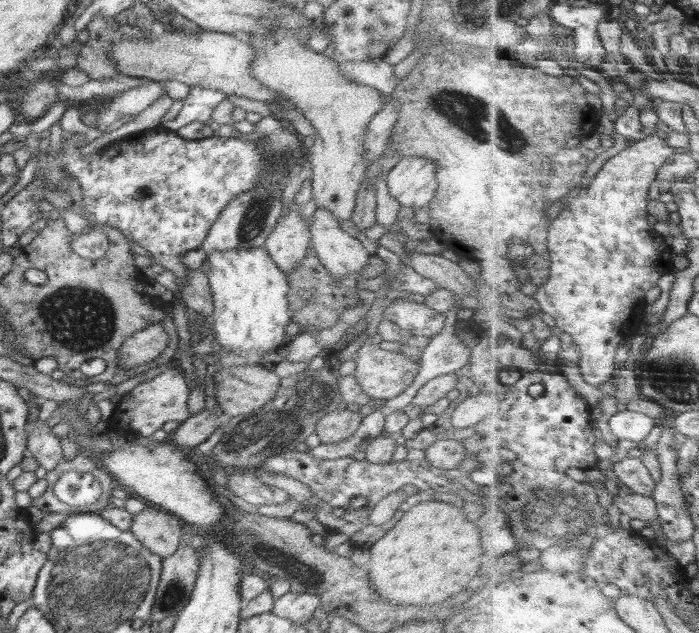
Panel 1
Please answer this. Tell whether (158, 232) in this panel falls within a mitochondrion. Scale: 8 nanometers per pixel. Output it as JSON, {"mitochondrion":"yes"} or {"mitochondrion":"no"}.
{"mitochondrion":"no"}

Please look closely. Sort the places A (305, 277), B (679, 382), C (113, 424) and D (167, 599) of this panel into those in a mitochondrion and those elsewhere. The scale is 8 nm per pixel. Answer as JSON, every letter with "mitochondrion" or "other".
{"A":"other","B":"mitochondrion","C":"other","D":"mitochondrion"}

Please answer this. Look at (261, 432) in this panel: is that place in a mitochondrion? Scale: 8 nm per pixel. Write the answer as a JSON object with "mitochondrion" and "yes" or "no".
{"mitochondrion":"yes"}

